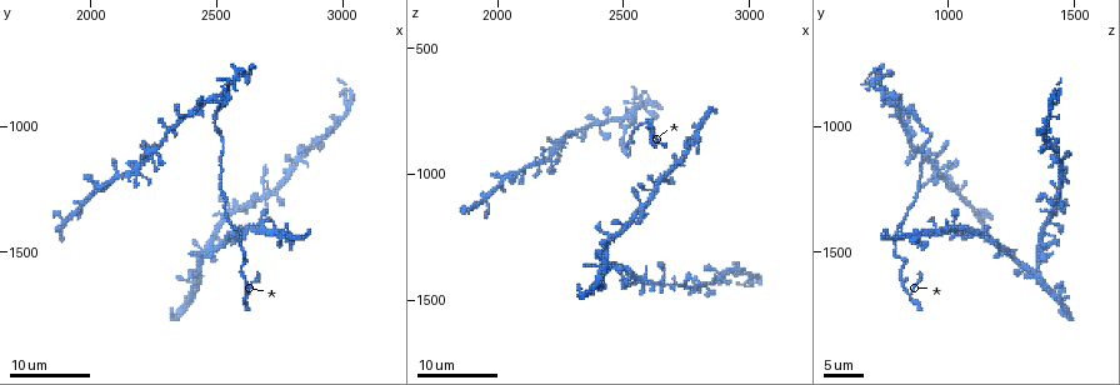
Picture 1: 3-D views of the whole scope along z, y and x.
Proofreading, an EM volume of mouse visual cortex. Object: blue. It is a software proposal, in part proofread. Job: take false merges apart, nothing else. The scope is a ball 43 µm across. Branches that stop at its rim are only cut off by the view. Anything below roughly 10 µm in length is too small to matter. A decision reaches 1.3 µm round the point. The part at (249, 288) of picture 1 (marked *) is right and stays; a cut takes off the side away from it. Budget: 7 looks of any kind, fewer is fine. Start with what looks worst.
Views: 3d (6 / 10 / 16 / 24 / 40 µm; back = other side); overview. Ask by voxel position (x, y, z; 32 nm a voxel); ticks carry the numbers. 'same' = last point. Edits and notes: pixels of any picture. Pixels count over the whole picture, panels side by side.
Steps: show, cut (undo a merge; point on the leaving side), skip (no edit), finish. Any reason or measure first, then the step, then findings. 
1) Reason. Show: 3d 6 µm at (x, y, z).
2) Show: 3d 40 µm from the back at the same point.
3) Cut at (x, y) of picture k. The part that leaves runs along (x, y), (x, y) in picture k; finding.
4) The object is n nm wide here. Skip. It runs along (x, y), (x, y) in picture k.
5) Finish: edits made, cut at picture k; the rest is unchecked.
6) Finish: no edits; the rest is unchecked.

Thick turns thin. Show: 3d 24 µm at (2520, 1040, 920).

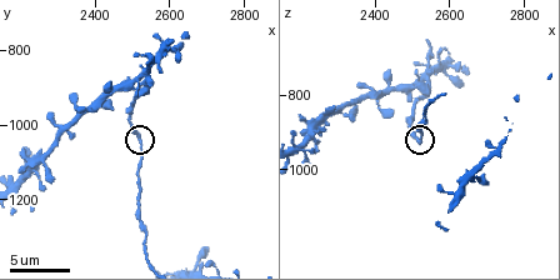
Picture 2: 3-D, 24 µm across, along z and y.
Show: 3d 6 µm at (2520, 1050, 930).

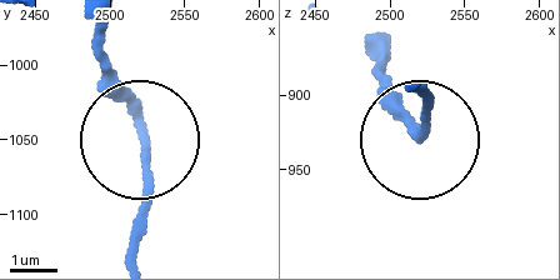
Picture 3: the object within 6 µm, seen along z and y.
The object is 190 nm wide here. Skip. It runs along (416, 85), (429, 101), (416, 134), (385, 78) in picture 3; all the same neuron.

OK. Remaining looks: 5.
Thin arm on a thick one. Show: 3d 10 µm at (2490, 890, 780).

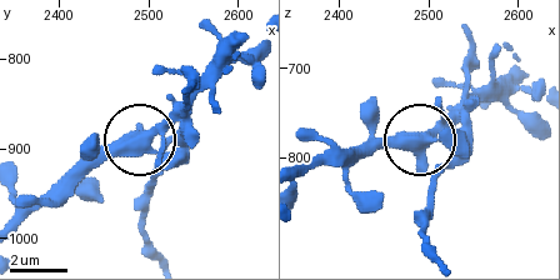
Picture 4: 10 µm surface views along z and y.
Skip. All the same neuron.

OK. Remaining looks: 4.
Show: 3d 16 µm at (2780, 1190, 1450).

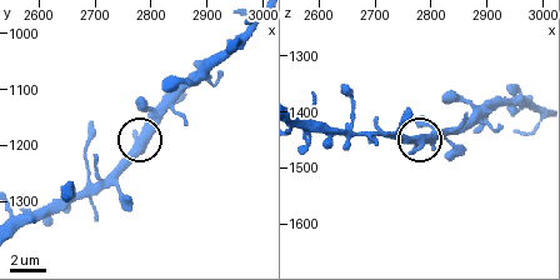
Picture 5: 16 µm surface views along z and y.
Show: 3d 6 µm at the same point.

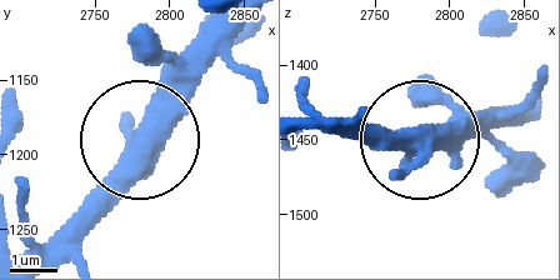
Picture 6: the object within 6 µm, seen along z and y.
3 arms meet here. Skip. It runs along (35, 253), (223, 54) in picture 6; one neuron here.

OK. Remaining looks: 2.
Finish: no edits; the rest is unchecked.

